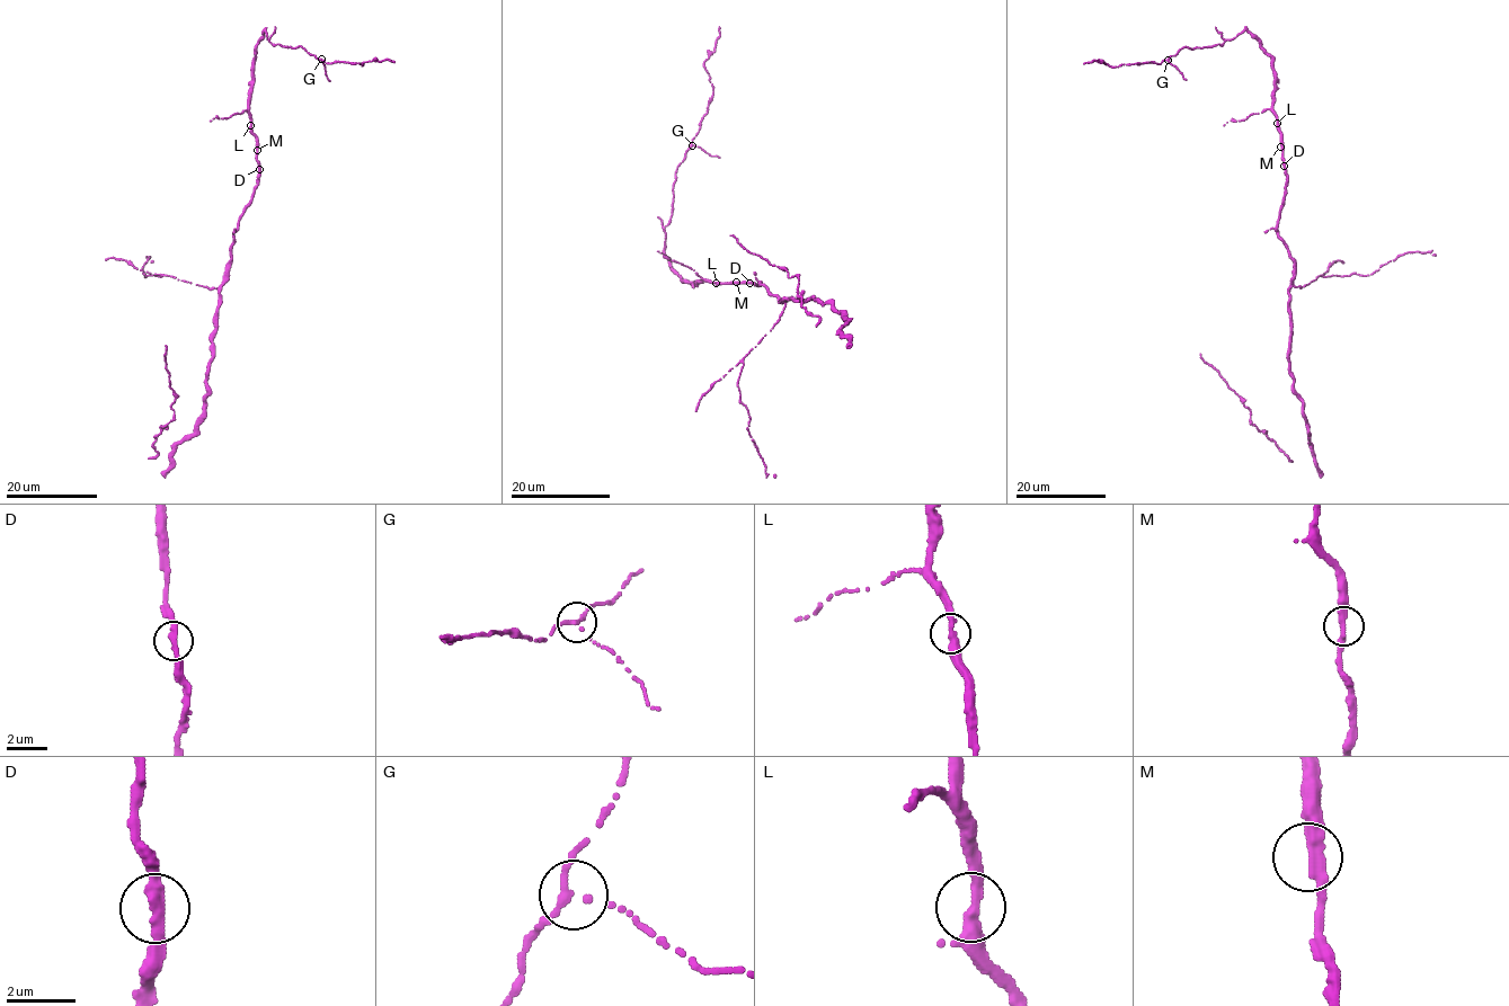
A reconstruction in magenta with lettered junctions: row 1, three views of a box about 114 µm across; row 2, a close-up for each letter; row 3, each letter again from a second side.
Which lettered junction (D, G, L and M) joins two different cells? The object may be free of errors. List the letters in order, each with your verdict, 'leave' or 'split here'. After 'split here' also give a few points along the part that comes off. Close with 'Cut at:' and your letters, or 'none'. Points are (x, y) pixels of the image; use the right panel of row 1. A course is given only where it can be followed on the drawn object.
D: leave
G: leave
L: leave
M: leave
Cut at: none

